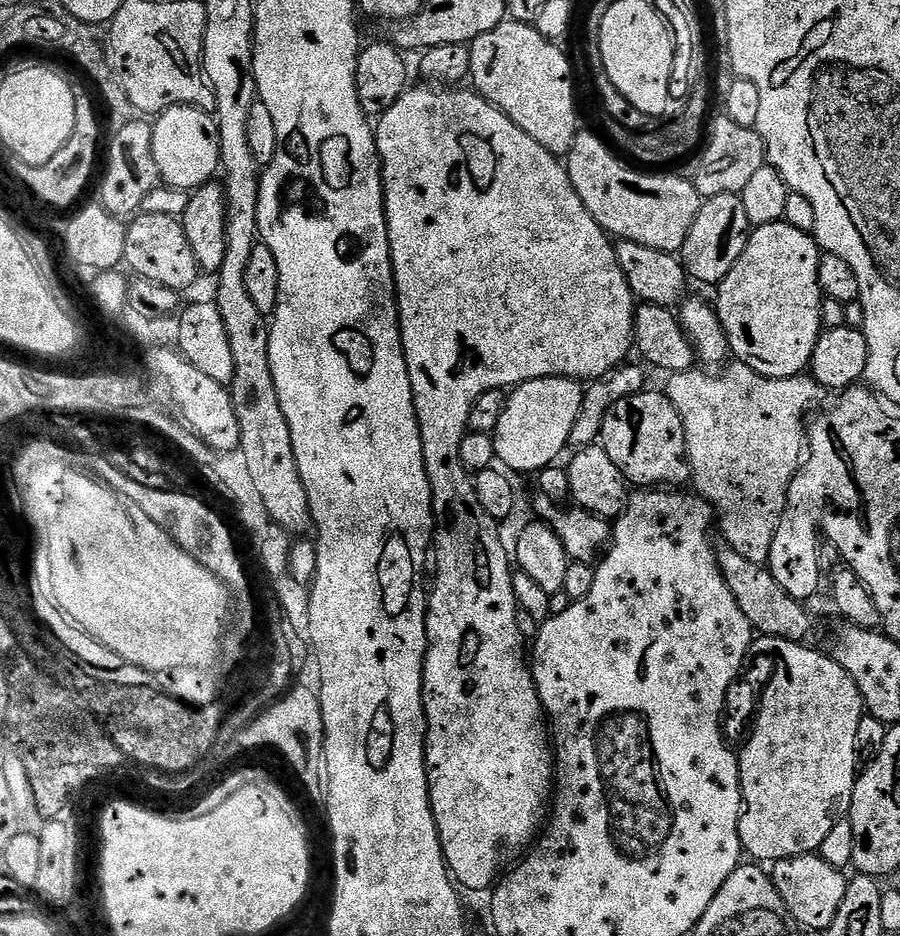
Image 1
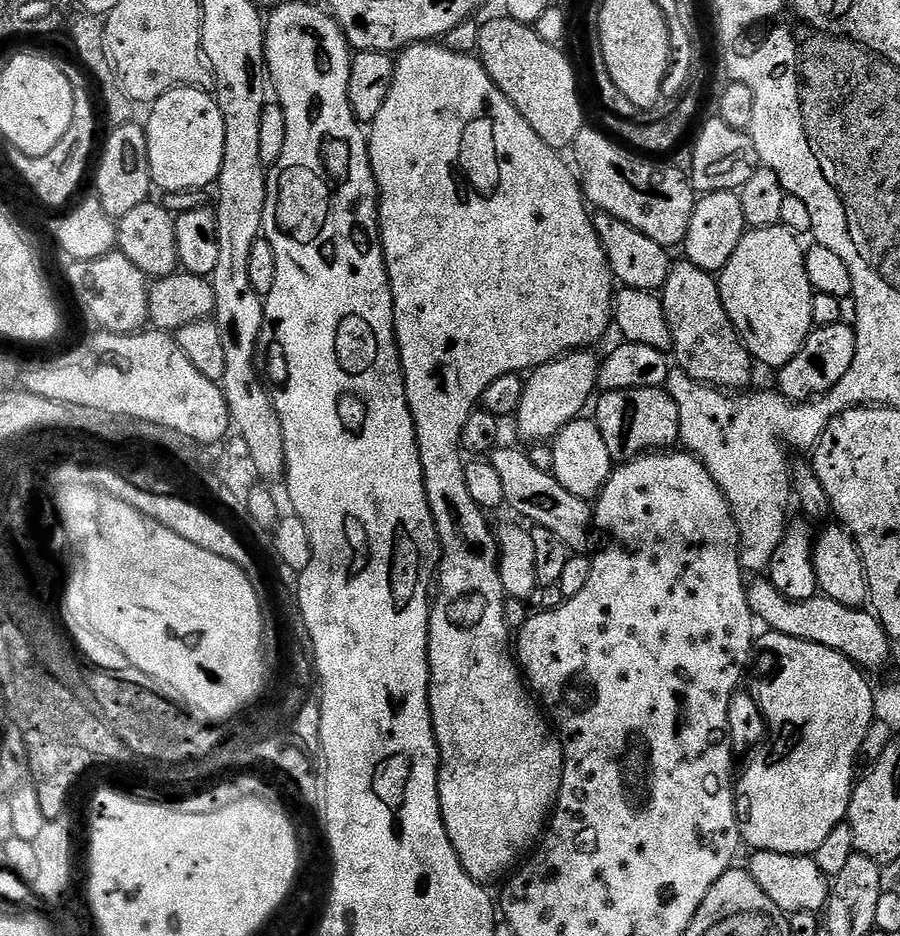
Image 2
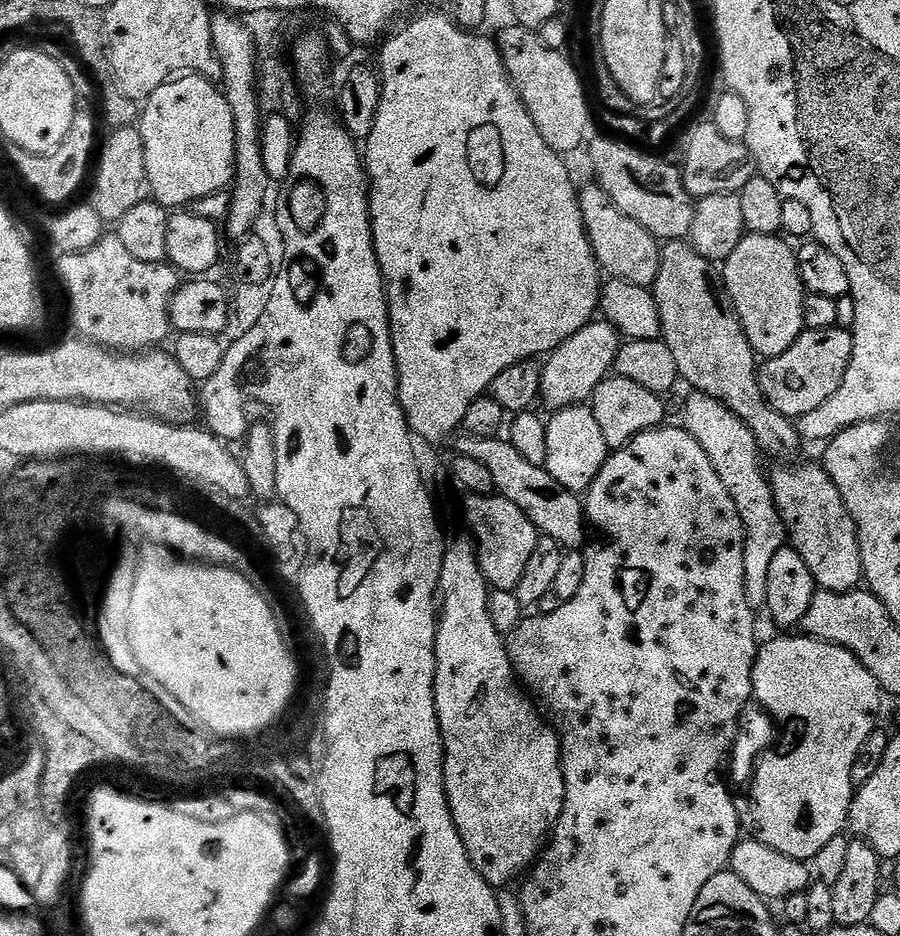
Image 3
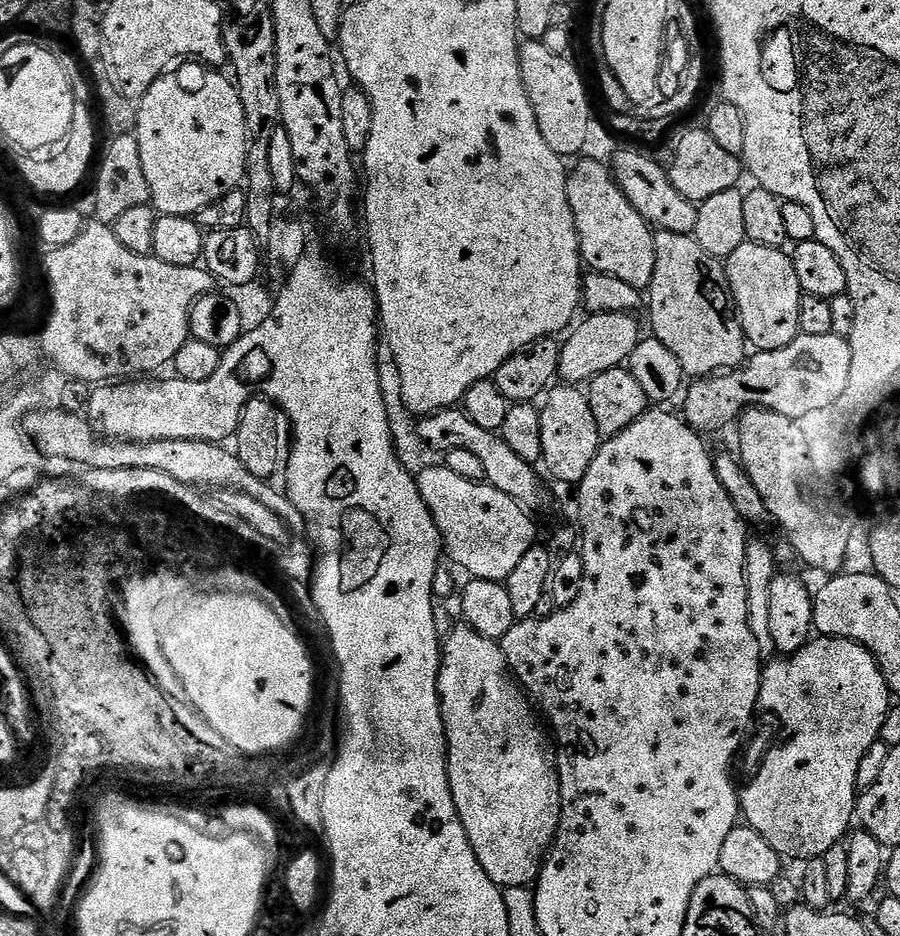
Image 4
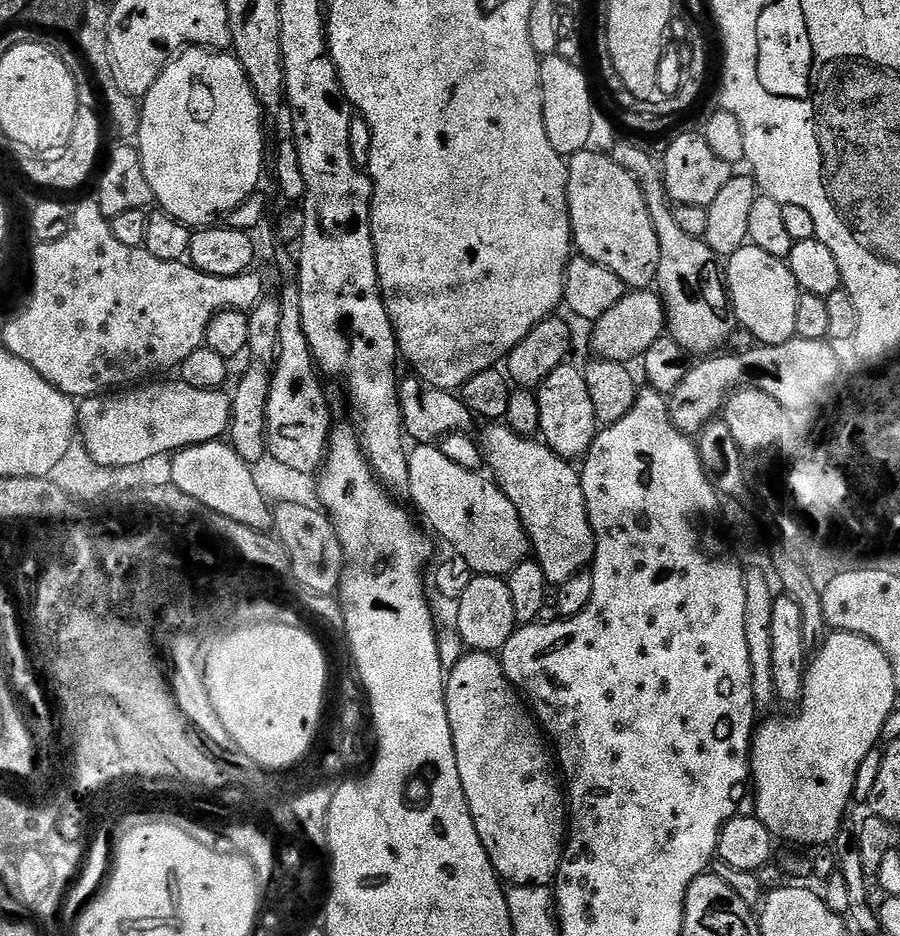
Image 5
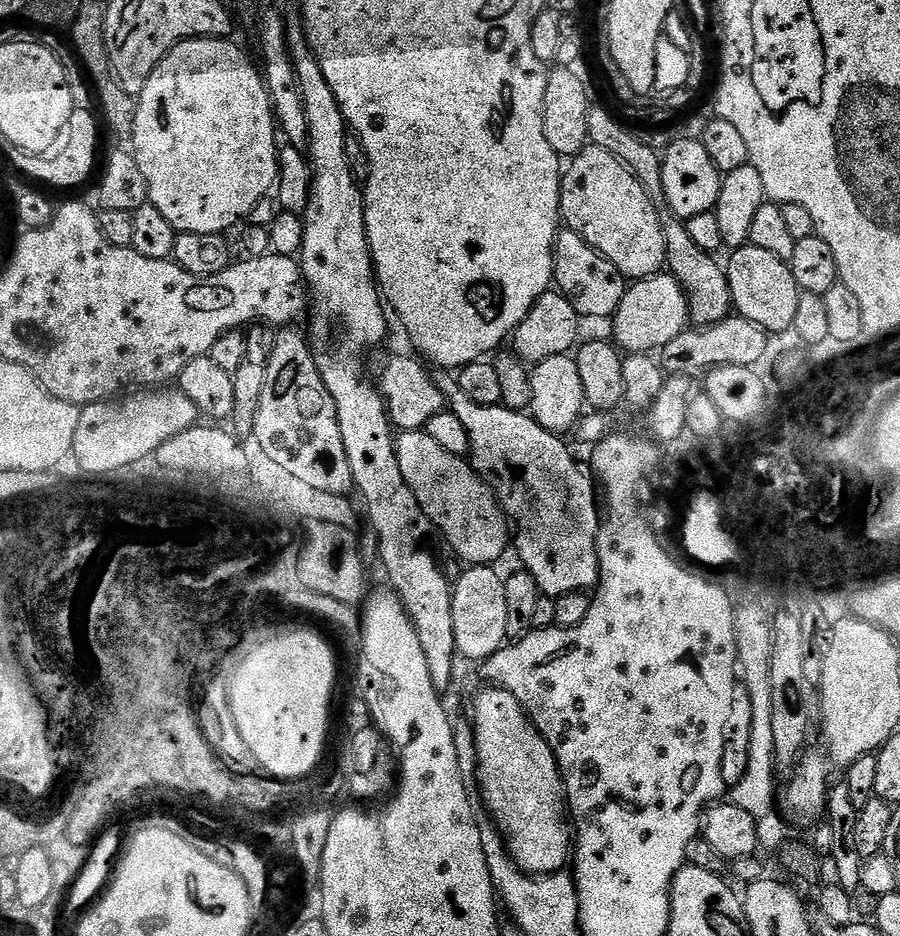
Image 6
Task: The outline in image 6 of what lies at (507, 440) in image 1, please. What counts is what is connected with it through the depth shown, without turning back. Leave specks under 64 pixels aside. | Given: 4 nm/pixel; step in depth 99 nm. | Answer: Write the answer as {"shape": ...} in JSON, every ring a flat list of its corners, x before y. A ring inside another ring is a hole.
{"shape":[[671,274,648,276,627,285,615,316,611,317,615,343,628,354,652,354,689,327,688,295]]}

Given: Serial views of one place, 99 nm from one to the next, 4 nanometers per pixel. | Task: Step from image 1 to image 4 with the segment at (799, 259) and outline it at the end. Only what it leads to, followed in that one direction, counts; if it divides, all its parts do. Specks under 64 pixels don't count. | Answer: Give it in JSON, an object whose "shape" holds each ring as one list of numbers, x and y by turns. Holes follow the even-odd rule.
{"shape":[[745,242,726,258,728,291,740,317,744,339,757,352,790,346,800,335,798,306,802,295,793,257,784,248]]}

